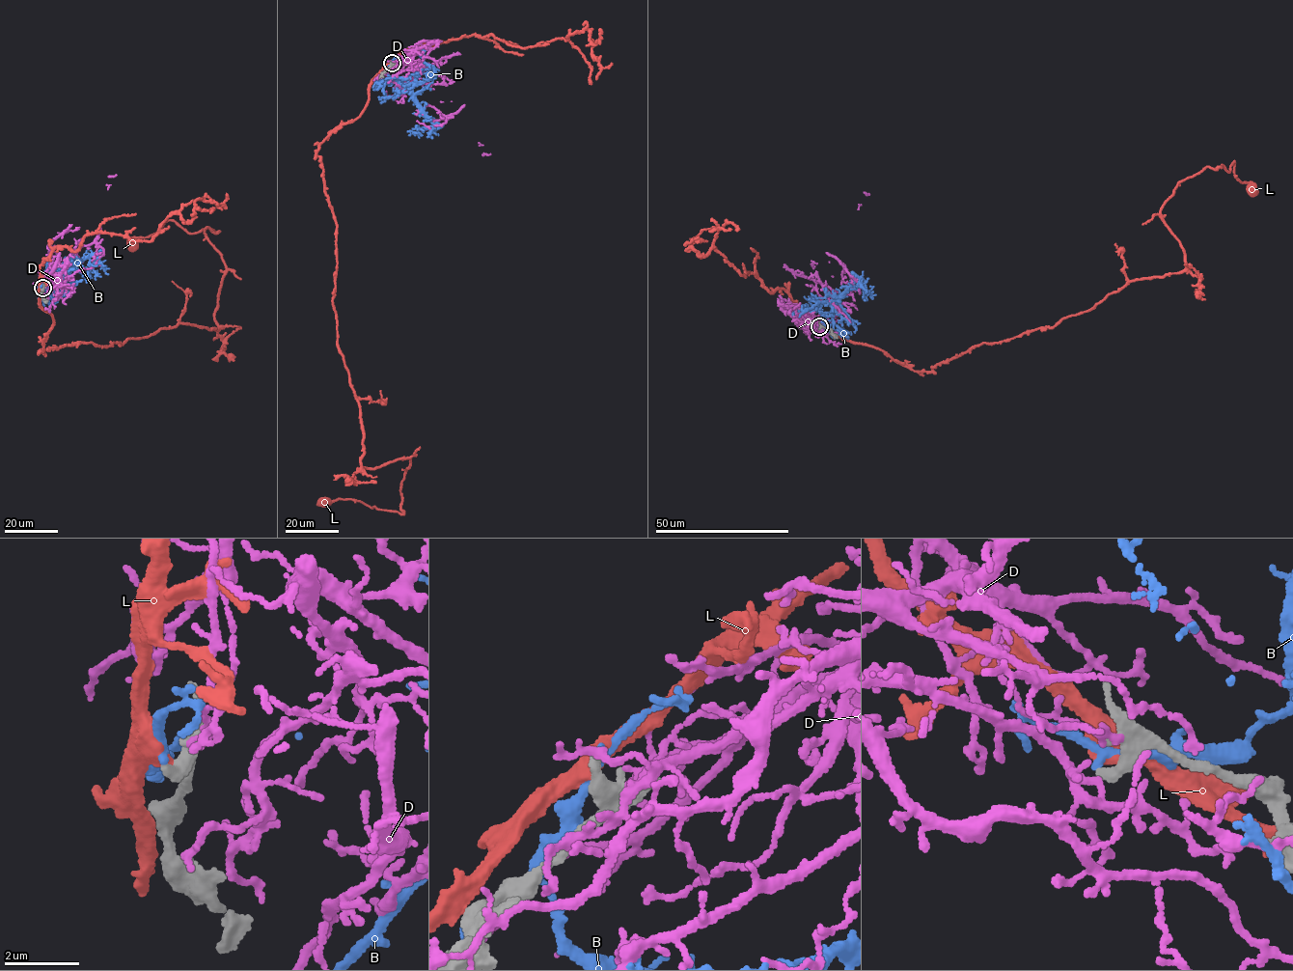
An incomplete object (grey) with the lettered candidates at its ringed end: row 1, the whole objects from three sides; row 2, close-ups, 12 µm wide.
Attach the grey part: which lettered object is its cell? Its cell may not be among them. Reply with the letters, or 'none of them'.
none of them

